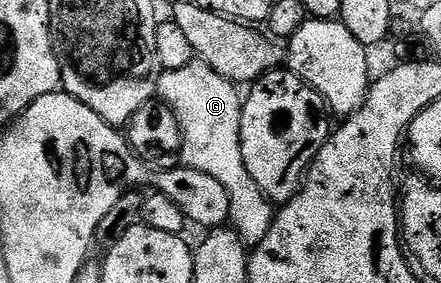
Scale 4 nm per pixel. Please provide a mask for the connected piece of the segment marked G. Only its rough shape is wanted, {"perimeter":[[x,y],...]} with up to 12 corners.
{"perimeter":[[193,62],[161,71],[158,96],[183,167],[222,182],[249,249],[274,205],[242,162],[241,89]]}

